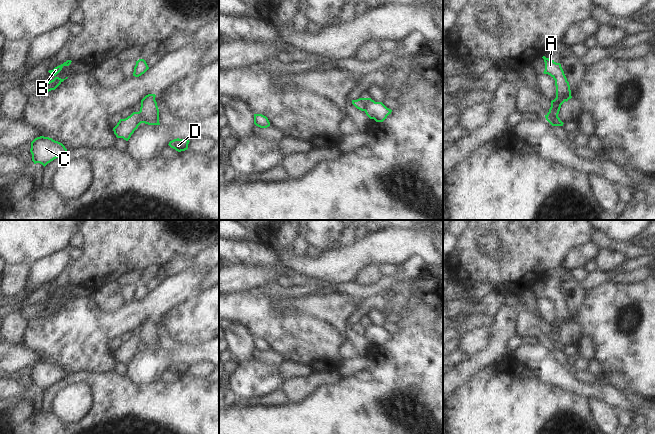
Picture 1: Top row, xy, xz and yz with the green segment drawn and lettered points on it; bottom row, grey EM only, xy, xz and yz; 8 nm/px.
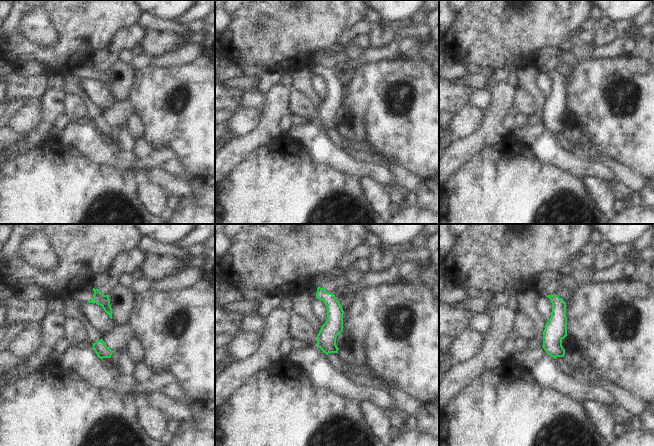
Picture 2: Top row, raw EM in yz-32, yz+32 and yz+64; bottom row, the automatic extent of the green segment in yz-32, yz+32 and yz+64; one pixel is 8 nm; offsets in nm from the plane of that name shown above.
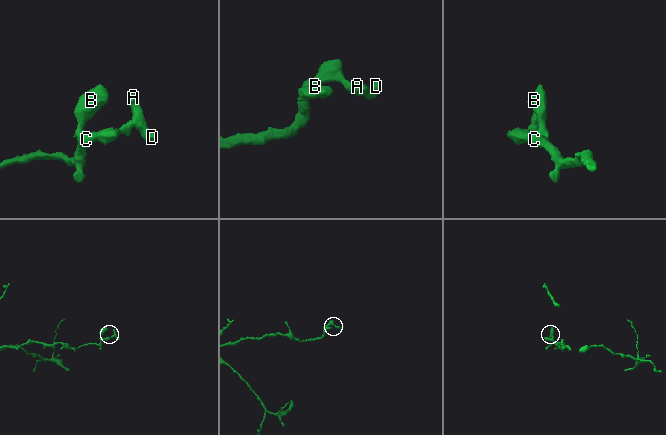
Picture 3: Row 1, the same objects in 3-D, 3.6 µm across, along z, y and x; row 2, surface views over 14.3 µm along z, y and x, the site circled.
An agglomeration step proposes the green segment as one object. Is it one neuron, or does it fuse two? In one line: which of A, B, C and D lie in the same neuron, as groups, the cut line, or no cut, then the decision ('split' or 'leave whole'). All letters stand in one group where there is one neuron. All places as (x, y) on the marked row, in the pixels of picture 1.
groups A D / B C; cut xz (363, 98), (364, 110); split

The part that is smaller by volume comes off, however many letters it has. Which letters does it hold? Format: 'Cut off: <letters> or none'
Cut off: A, D

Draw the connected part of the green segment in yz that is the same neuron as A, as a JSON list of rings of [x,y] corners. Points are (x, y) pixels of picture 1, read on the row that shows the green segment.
[[[545,56],[542,58],[545,62],[545,70],[543,73],[550,75],[555,80],[556,86],[556,98],[551,101],[551,107],[545,115],[545,118],[551,115],[558,117],[561,105],[572,98],[570,85],[560,63],[556,63],[554,60],[546,58]]]

